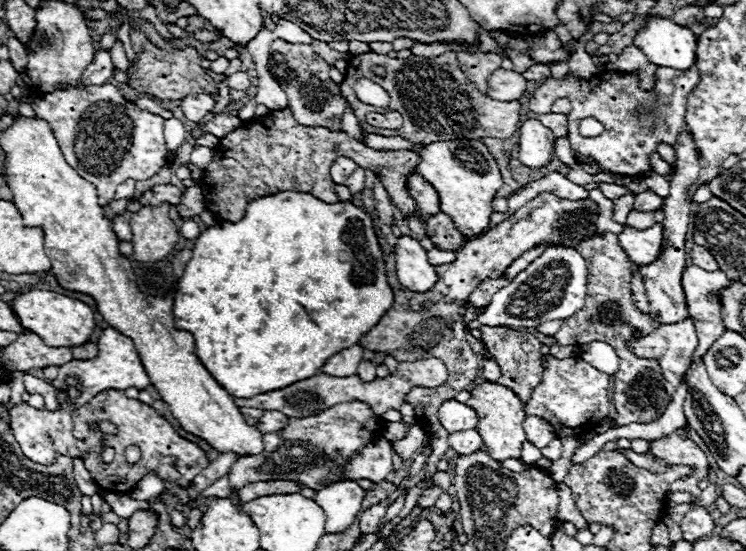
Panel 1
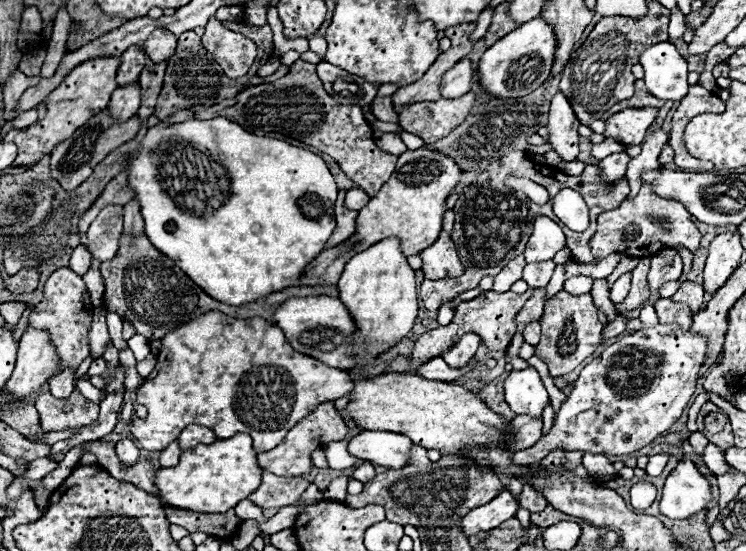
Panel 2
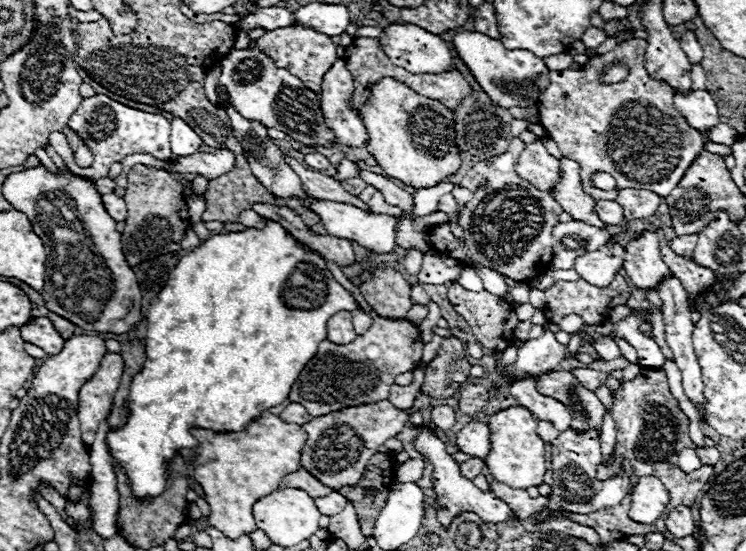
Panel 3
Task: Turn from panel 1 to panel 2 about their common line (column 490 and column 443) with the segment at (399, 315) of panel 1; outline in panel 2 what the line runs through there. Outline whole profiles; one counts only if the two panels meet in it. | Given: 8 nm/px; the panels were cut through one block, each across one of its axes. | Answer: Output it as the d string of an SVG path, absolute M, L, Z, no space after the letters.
M440 232L440 238L426 250L420 252L422 258L422 272L428 280L440 280L440 278L454 278L462 274L462 264L456 252L456 246L448 232Z

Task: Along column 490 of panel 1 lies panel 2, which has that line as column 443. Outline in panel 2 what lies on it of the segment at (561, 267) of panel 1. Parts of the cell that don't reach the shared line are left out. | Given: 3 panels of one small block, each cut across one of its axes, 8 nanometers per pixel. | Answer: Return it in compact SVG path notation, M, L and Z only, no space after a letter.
M452 298L452 300L444 300L444 302L440 304L440 308L438 308L438 324L440 324L440 326L450 324L450 320L454 318L456 308L458 308L458 304L454 302L454 298Z

